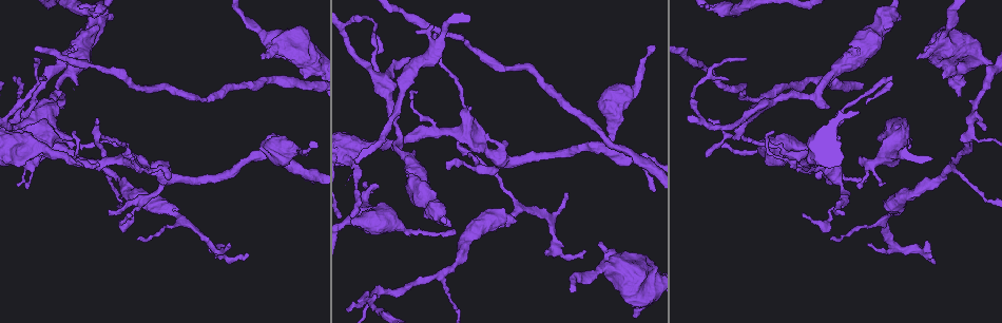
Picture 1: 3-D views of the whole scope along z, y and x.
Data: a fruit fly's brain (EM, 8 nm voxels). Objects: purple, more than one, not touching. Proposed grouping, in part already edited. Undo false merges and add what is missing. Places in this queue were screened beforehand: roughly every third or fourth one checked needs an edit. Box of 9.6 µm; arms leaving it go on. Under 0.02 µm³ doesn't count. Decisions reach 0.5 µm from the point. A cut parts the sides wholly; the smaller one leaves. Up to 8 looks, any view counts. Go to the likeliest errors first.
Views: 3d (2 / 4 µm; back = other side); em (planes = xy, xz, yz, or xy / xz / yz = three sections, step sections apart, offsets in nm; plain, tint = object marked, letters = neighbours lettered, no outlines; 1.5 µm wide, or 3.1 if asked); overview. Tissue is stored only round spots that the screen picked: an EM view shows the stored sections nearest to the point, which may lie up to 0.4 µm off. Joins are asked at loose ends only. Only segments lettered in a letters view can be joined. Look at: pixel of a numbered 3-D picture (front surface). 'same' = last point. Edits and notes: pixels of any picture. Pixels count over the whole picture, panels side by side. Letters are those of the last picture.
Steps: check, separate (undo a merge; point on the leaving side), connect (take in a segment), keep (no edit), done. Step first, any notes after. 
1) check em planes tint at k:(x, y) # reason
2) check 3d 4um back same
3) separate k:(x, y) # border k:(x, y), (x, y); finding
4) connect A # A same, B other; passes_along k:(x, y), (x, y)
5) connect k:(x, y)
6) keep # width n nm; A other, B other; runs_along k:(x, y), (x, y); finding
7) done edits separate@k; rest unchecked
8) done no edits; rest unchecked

check 3d 2um at 1:(71, 139) # branch stops here

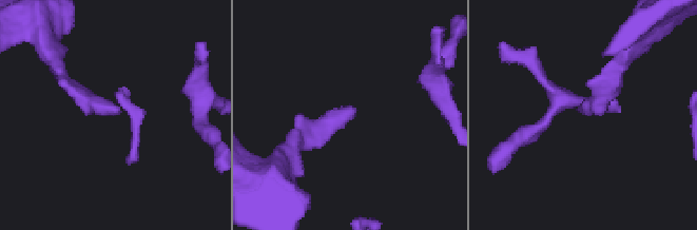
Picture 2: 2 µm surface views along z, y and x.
check em planes letters at 2:(353, 113)

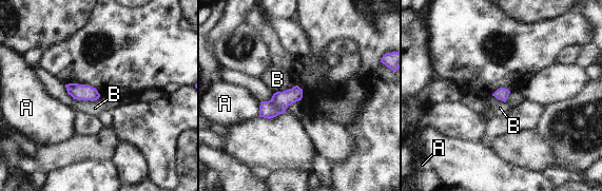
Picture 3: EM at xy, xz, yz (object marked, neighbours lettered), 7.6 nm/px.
keep # A other, B other; border 3:(100, 96), (93, 100), (74, 98); no lettered segment goes on from it

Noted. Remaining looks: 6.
check 3d 4um at 1:(380, 70) # tapers out

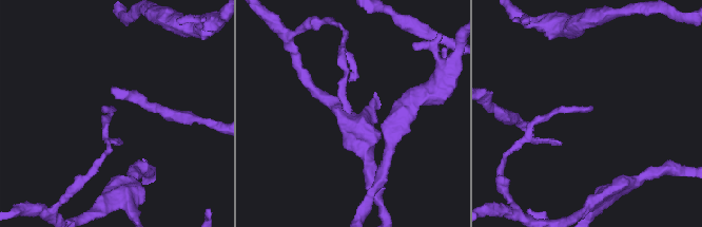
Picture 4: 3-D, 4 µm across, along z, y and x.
check em yz step 4 letters at 4:(114, 109) # now the EM

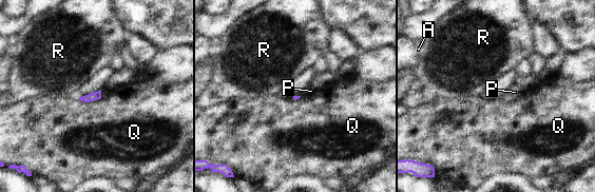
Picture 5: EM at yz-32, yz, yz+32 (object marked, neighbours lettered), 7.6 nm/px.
keep # A other, P other, Q other, R other; border 5:(101, 97), (89, 101), (78, 98); no lettered segment goes on from it

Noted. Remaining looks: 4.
check 3d 4um at 1:(828, 212) # thin neck

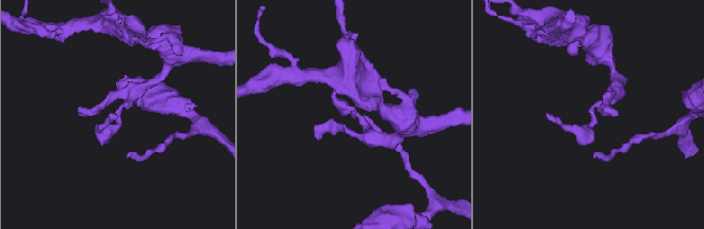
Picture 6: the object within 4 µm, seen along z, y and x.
check em xz step 8 tint at 6:(120, 115)

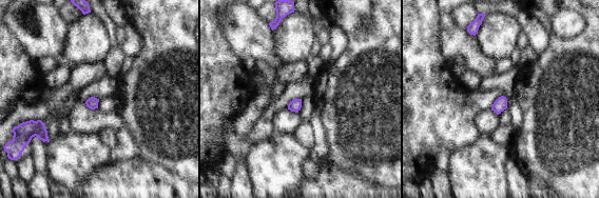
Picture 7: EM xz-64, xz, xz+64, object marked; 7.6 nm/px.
check em planes letters same # cut it another way

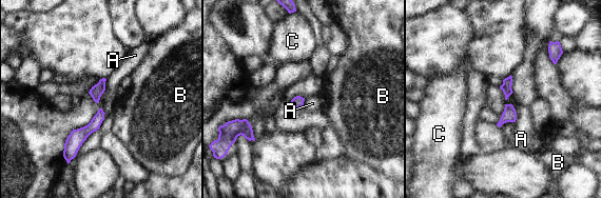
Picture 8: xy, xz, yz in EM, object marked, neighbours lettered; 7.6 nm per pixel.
keep # longest_contact A 170 nm; A other, B other, C other; one neuron here

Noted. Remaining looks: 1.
done no edits; rest unchecked

